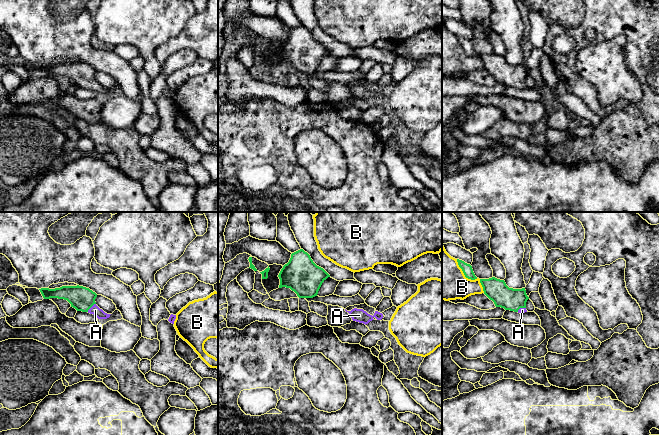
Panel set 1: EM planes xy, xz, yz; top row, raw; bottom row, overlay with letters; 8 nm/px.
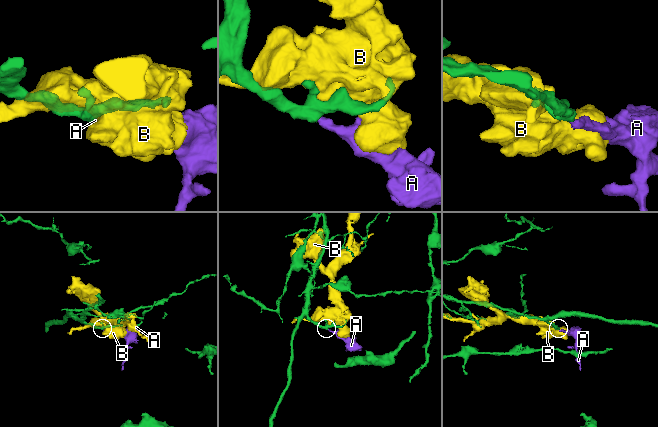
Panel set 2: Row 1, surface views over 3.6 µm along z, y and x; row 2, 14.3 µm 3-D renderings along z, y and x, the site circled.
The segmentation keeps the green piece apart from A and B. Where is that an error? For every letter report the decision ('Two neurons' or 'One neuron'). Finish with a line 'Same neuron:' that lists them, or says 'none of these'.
A: One neuron
B: Two neurons
Same neuron: A

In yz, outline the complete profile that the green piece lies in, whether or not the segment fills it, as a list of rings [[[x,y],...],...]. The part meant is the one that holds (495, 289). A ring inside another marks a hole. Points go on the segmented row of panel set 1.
[[[495,277],[480,279],[484,294],[494,302],[496,307],[523,314],[527,312],[526,302],[529,297],[525,288],[509,288],[504,280]]]

